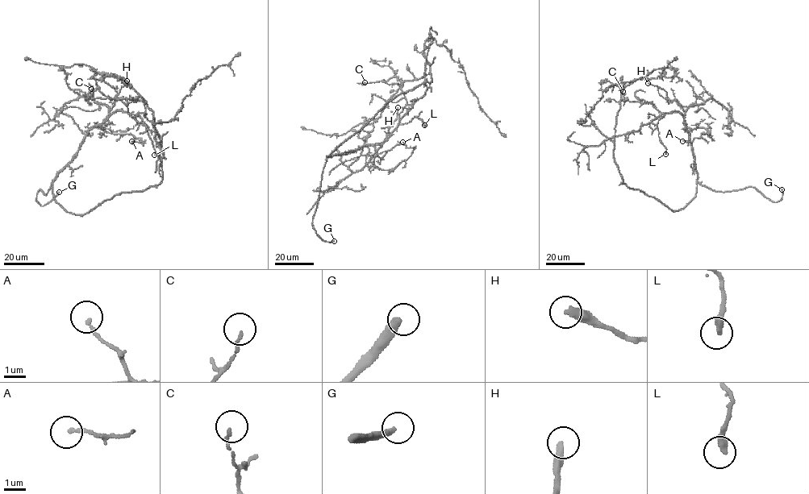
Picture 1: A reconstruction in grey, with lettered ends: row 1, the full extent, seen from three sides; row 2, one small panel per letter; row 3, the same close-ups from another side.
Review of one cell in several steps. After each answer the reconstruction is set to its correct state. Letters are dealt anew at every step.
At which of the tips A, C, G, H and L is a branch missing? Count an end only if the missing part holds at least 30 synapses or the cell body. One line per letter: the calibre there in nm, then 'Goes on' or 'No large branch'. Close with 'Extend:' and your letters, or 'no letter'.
A: Thickness 150 nm. No large branch
C: Thickness 110 nm. No large branch
G: Thickness 360 nm. Goes on
H: Thickness 400 nm. No large branch
L: Thickness 320 nm. No large branch
Extend: G

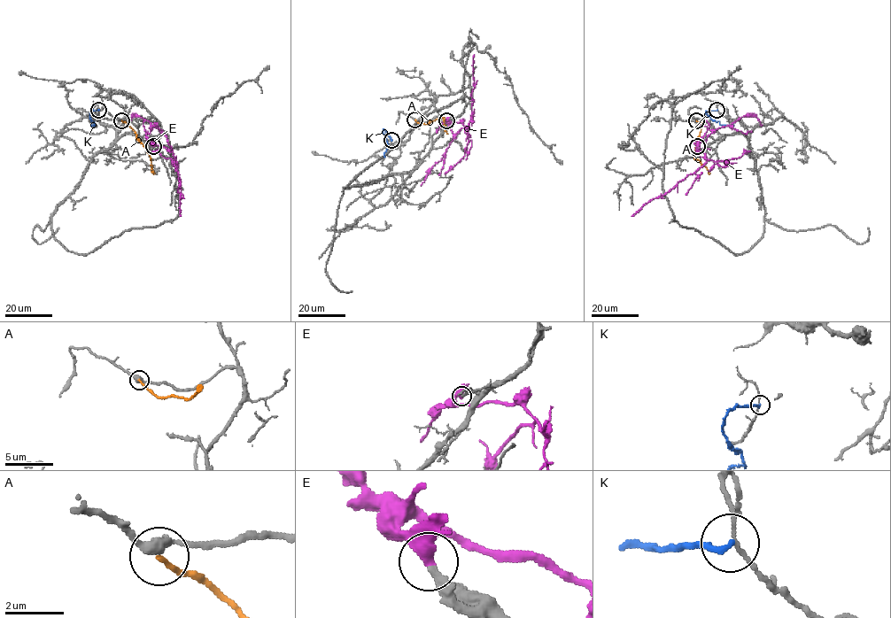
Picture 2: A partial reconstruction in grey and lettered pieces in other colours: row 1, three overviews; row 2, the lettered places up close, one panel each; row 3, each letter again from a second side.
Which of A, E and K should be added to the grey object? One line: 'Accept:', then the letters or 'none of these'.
Accept: none of these

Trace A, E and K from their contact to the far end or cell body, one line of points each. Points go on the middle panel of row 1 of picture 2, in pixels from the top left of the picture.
A: (414, 119), (420, 124), (427, 124), (443, 117), (447, 134)
E: (447, 120), (460, 122), (468, 129), (472, 112), (474, 55)
K: (391, 140), (383, 129), (388, 144), (385, 158)

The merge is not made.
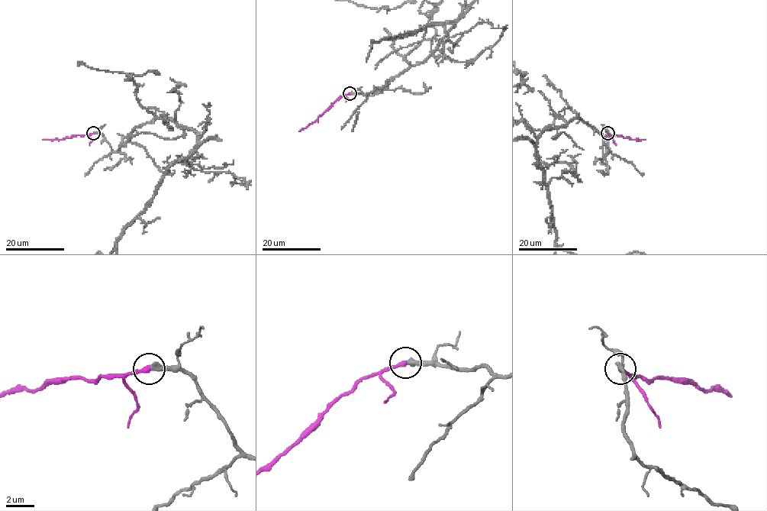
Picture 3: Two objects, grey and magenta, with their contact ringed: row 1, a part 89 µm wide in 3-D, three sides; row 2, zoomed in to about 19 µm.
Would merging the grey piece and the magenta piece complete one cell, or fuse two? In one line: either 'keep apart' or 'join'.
join

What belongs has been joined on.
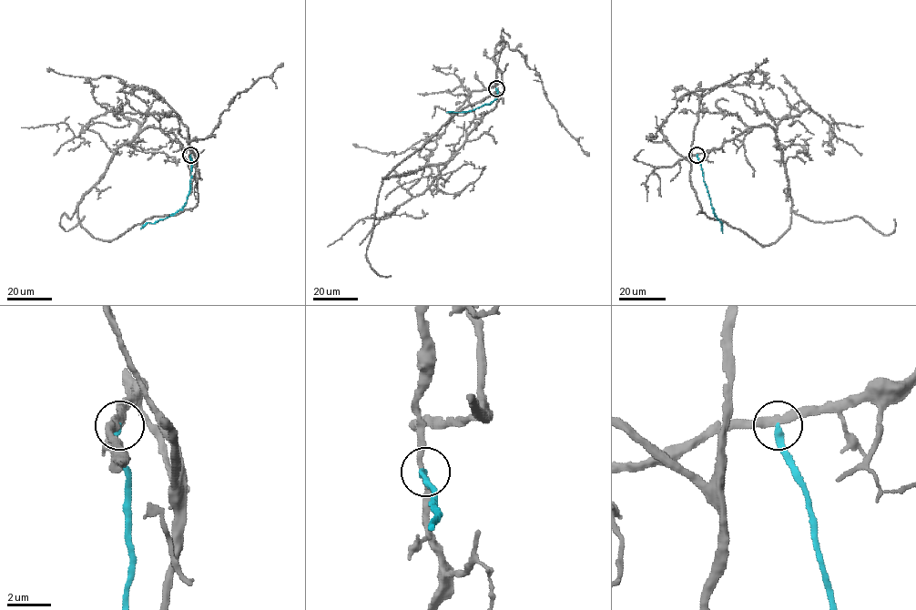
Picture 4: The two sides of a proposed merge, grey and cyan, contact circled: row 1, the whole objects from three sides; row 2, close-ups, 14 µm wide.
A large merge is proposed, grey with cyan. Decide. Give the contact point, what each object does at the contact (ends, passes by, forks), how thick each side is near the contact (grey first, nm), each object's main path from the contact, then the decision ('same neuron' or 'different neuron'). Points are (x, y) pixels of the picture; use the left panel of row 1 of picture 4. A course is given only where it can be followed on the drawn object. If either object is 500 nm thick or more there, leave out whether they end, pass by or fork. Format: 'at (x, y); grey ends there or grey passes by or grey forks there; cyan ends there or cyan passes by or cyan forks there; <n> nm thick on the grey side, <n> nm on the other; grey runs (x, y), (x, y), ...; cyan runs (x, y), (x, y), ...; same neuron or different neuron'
at (190, 155); grey passes by; cyan ends there; 280 nm thick on the grey side, 240 nm on the other; grey runs (190, 155), (147, 127), (84, 197), (79, 223), (112, 240), (193, 208), (188, 141), (283, 65); cyan runs (190, 155), (191, 180), (185, 205), (163, 219), (147, 222), (141, 228); different neuron

